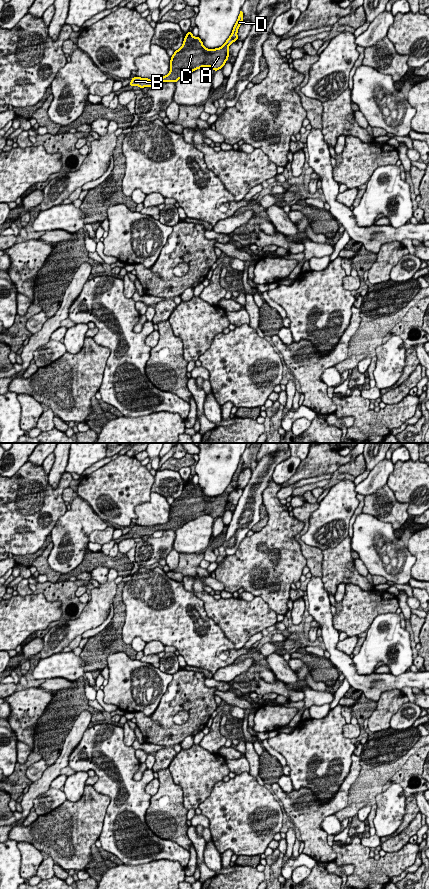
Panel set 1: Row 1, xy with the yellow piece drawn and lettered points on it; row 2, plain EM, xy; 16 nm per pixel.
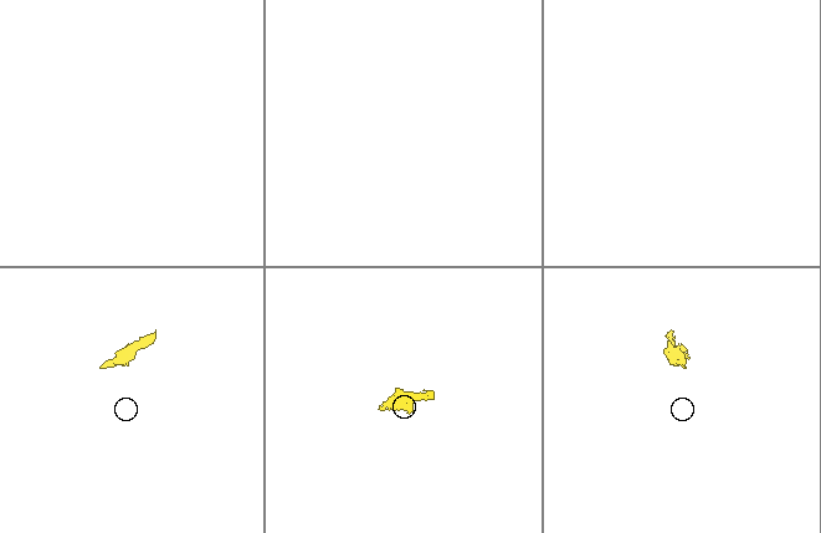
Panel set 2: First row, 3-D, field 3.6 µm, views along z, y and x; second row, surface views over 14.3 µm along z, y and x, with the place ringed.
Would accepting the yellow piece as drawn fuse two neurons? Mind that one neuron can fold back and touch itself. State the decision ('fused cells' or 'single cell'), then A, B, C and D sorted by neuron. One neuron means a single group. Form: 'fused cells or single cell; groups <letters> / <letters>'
single cell; groups A B C D

